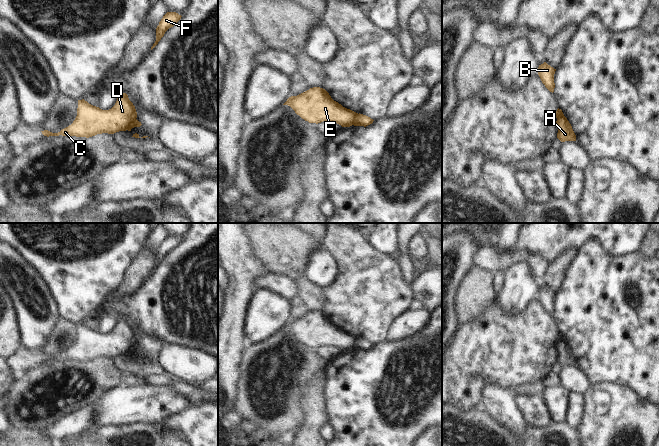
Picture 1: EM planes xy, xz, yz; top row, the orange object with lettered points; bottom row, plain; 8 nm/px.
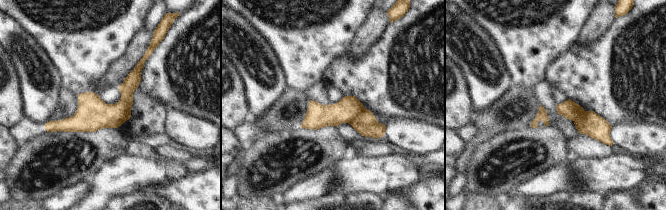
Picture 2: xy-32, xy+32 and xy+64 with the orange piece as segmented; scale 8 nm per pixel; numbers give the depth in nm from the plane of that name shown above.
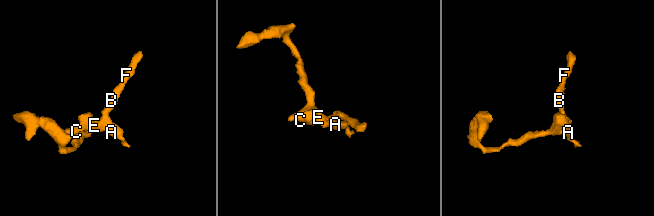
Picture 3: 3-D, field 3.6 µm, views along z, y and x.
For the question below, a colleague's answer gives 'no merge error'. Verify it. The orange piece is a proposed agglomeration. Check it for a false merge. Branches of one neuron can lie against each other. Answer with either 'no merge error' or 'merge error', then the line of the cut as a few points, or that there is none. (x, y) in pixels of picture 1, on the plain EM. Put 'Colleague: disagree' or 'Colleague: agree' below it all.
merge error; cut xy (136, 343), (126, 353)
Colleague: disagree

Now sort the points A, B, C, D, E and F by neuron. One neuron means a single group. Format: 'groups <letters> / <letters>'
groups A / B C D E F

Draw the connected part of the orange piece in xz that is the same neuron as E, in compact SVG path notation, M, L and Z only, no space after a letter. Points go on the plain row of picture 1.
M320 311L291 320L283 329L290 330L305 345L316 348L330 345L342 351L350 351L358 339L334 325L329 317Z

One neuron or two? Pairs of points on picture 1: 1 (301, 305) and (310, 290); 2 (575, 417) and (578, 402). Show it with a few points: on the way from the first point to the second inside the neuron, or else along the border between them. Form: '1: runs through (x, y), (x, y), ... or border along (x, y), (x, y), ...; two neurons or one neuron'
1: border along (298, 295), (307, 303), (311, 311); two neurons
2: runs through (575, 413), (576, 406); one neuron

